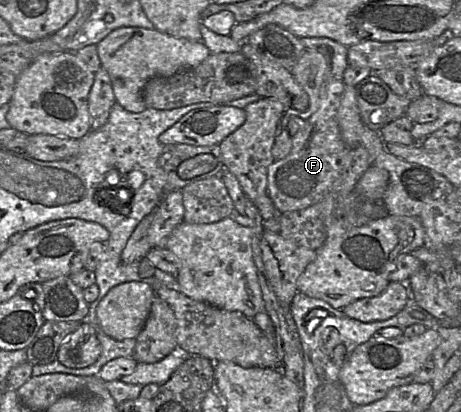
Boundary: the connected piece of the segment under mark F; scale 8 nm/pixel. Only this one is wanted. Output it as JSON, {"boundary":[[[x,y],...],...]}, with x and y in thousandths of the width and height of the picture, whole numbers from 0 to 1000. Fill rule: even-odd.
{"boundary":[[[653,90],[662,117],[698,129],[711,146],[711,192],[694,218],[694,255],[662,303],[636,330],[633,364],[581,408],[579,466],[601,517],[662,507],[694,488],[761,393],[761,359],[740,335],[731,294],[746,226],[744,177],[755,160],[755,114],[711,90]]]}

